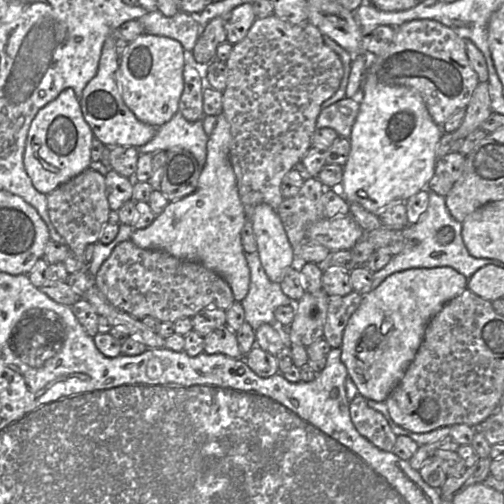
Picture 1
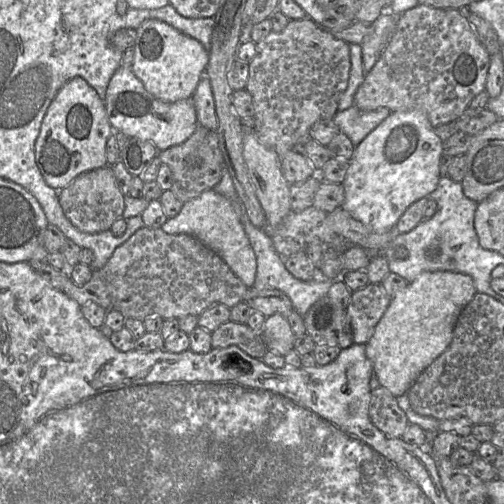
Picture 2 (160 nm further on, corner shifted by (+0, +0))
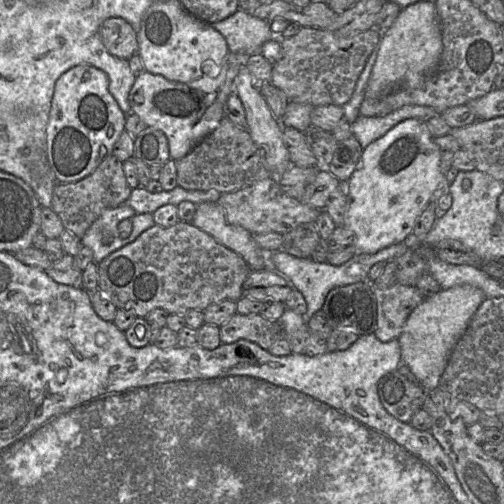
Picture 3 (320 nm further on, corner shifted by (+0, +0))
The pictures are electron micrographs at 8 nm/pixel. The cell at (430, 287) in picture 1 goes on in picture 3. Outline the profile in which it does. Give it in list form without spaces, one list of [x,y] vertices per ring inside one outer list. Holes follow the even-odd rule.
[[[457,285],[426,296],[409,315],[397,339],[401,348],[402,364],[409,368],[425,391],[438,387],[451,351],[485,298],[484,292],[475,286]]]

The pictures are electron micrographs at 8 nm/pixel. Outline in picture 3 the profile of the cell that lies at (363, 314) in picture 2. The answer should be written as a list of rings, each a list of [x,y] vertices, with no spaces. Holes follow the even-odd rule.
[[[396,283],[389,288],[374,284],[377,325],[374,335],[381,342],[398,339],[412,311],[426,298],[415,286]]]

